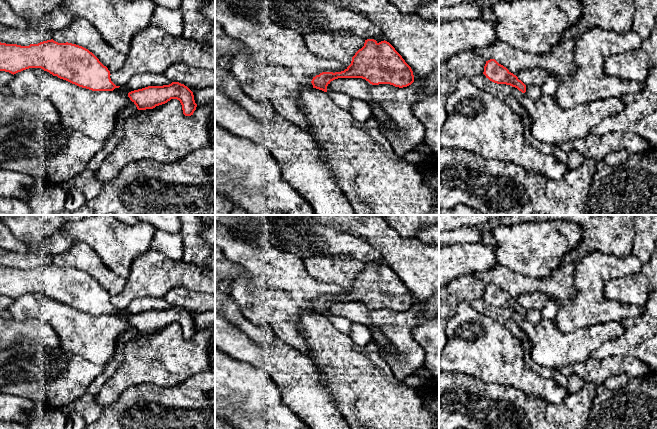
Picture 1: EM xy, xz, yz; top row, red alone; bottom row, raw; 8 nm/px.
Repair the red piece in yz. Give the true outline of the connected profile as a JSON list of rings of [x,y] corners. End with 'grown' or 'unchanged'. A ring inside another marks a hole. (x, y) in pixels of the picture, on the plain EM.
[[[495,283],[486,285],[483,298],[494,307],[510,309],[522,317],[526,316],[526,309]]]; unchanged

